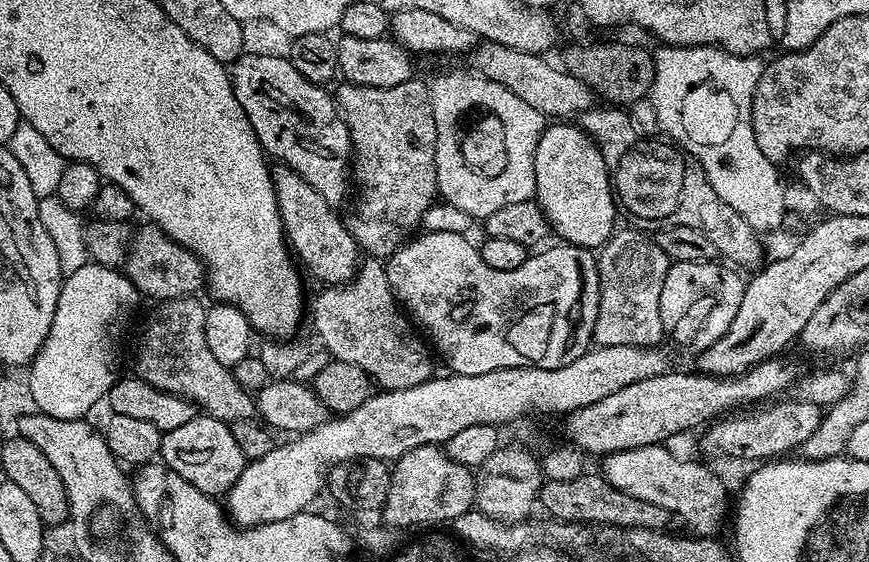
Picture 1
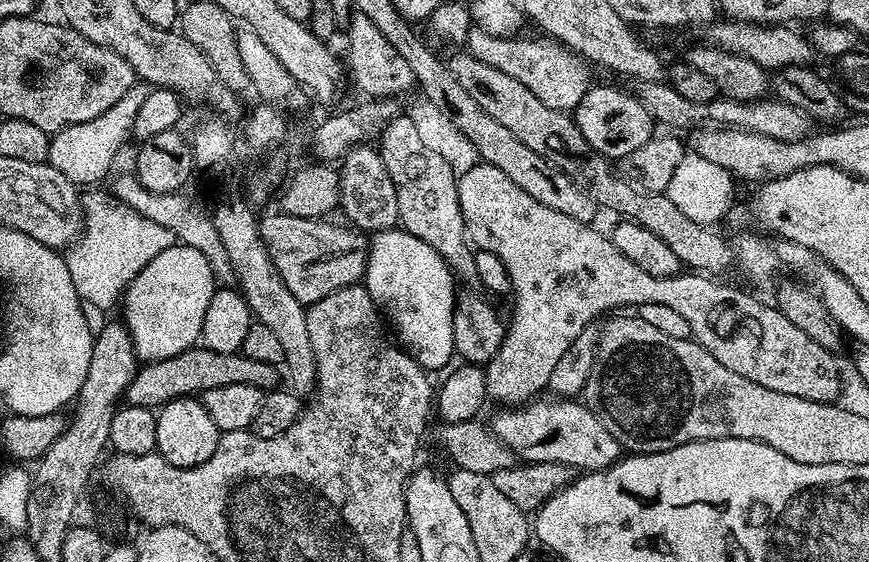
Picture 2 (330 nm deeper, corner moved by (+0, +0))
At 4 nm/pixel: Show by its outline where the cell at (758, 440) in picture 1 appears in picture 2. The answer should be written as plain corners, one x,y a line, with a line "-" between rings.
533,398
527,404
504,406
490,421
492,433
521,461
558,462
573,470
603,472
621,459
622,449
618,438
602,426
602,422
576,398

